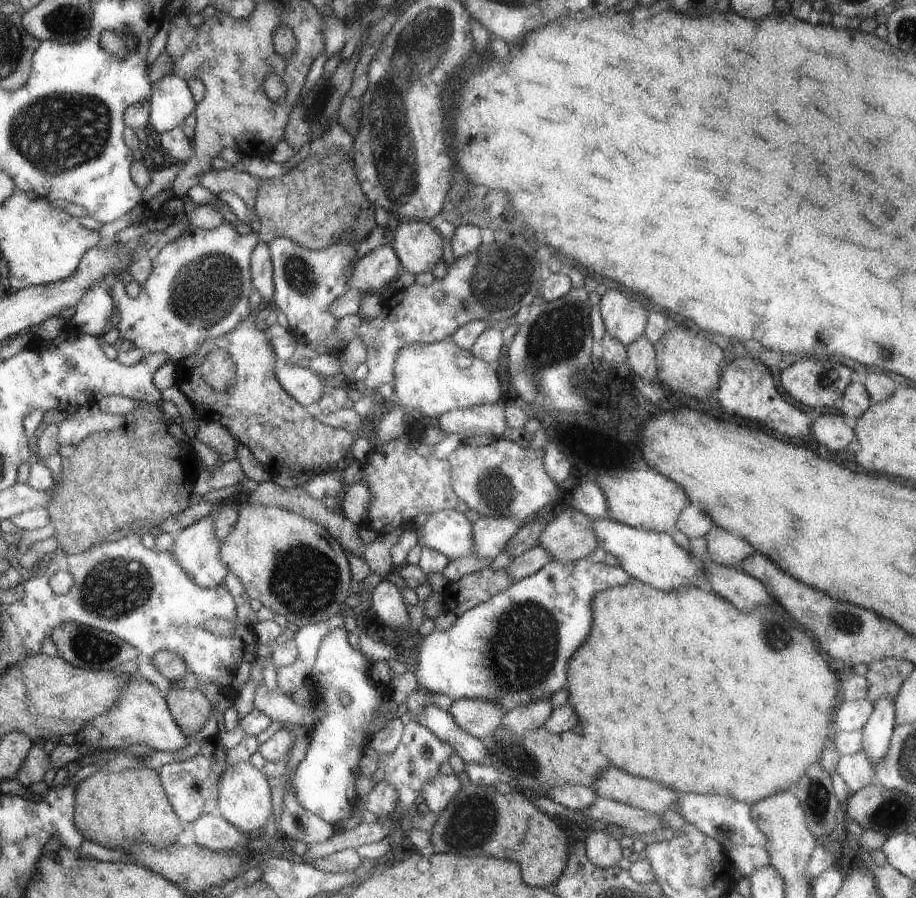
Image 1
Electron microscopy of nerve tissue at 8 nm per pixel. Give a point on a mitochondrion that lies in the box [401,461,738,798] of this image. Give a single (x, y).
(529, 652)

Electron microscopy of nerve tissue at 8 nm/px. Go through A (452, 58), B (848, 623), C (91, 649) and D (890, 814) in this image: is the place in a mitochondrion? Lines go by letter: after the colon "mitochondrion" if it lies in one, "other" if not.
A: other
B: mitochondrion
C: mitochondrion
D: mitochondrion

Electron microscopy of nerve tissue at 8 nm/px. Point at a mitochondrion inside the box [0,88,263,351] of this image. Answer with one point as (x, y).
(57, 133)

